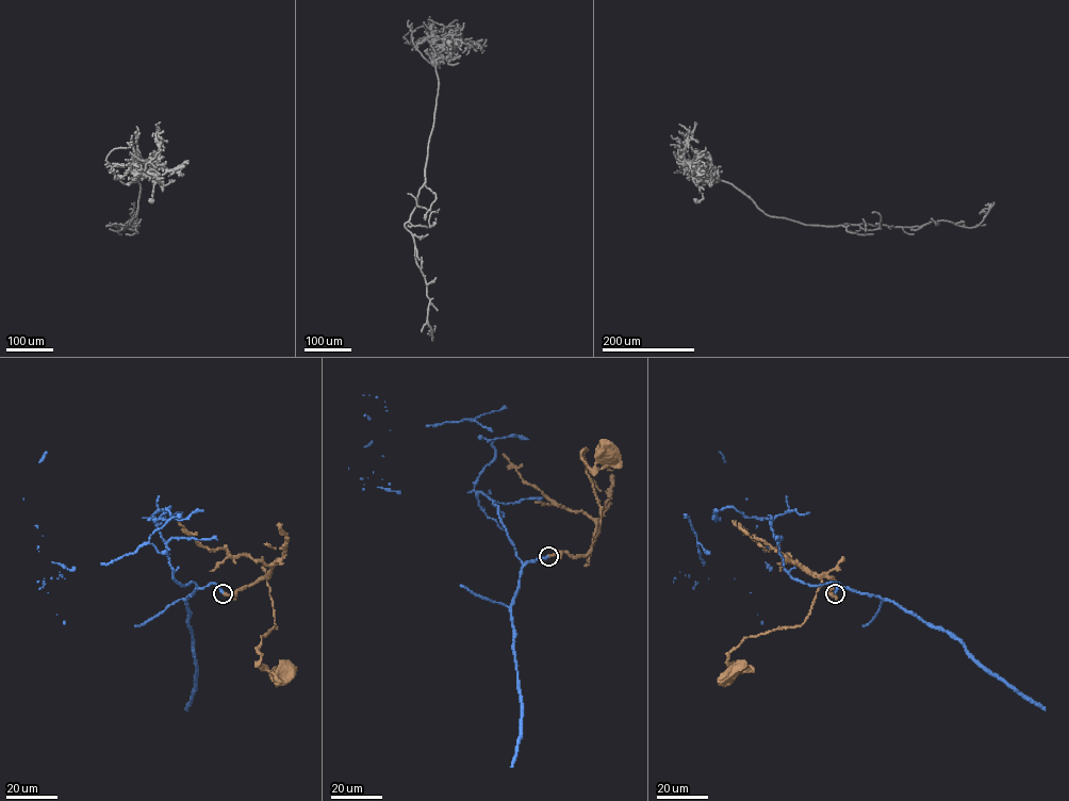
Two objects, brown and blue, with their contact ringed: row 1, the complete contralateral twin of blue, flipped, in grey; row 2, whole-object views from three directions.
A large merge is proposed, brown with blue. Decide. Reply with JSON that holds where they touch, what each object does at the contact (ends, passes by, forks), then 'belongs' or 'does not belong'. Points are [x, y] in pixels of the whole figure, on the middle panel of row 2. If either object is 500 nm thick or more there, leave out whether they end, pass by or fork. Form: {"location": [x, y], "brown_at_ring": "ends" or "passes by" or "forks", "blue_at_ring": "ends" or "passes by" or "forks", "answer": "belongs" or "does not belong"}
{"location": [548, 556], "answer": "belongs"}

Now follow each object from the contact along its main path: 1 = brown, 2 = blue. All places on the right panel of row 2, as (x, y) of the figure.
1: (834, 593), (834, 579), (822, 577), (800, 625), (745, 637), (727, 654), (749, 671), (734, 674)
2: (834, 593), (792, 577), (770, 519), (733, 507), (695, 533), (704, 564), (735, 578), (768, 565), (719, 452)

